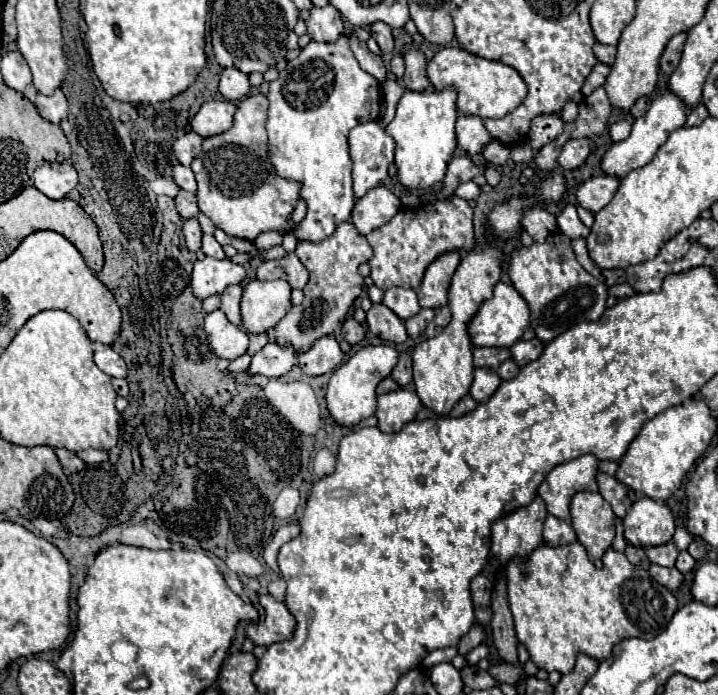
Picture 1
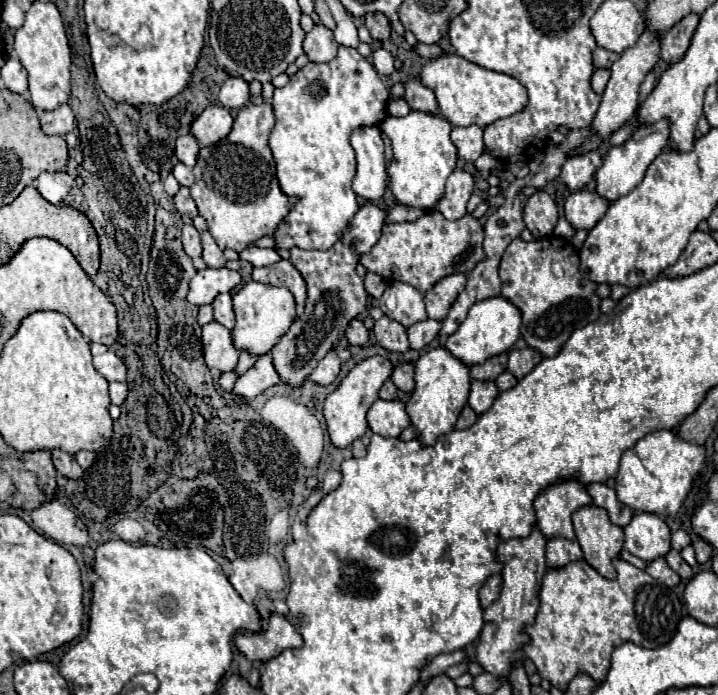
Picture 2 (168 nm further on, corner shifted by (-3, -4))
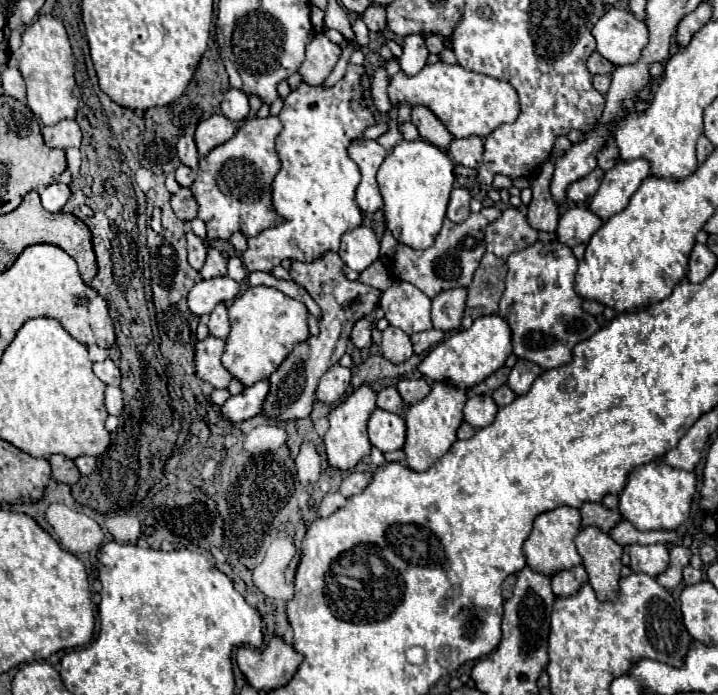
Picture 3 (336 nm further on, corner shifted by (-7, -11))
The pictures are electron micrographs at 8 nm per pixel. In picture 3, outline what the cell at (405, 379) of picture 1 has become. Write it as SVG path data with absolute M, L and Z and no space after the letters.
M420 377L420 379L400 379L398 381L398 385L396 385L396 389L398 389L398 393L400 393L400 397L408 403L408 405L412 405L412 403L416 403L416 401L420 401L420 399L424 399L426 395L428 395L428 391L430 391L430 385Z

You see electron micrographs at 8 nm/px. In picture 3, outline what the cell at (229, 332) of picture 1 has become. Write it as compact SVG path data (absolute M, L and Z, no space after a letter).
M214 335L196 343L196 375L202 381L212 383L216 389L224 389L232 381L232 375L228 375L228 369L220 363L224 343L224 339L216 339Z

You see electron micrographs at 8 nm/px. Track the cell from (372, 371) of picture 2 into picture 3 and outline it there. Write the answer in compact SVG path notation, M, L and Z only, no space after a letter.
M364 383L360 385L354 393L350 393L346 397L346 401L342 401L338 407L334 407L328 415L328 433L324 437L324 445L326 445L326 455L328 455L328 463L336 469L352 469L366 453L370 453L370 439L368 439L368 417L372 415L372 411L376 409L376 391L372 389L372 385Z

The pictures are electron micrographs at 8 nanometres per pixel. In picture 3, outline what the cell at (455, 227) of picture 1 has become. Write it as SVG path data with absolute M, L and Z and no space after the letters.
M486 207L480 213L472 213L464 223L452 223L444 219L444 225L440 233L434 239L434 245L416 251L412 247L404 247L404 243L396 245L396 255L390 267L390 273L398 281L408 281L414 287L420 287L430 299L436 297L444 289L454 289L454 287L468 287L472 283L472 275L486 251L484 243L484 227L492 221L496 221L502 215L498 207Z

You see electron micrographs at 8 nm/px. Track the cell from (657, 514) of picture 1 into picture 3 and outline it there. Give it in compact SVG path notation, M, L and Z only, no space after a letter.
M634 543L628 547L628 553L630 553L630 569L636 573L642 571L642 573L656 577L668 569L670 555L668 555L666 545L662 543L656 543L656 545Z

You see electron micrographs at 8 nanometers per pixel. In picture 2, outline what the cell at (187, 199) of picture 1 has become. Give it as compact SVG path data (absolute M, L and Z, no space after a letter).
M180 188L180 190L176 192L176 196L174 196L174 206L176 206L178 214L184 216L184 218L194 218L194 216L198 216L196 204L194 204L194 200L192 200L192 196L190 196L190 188Z

